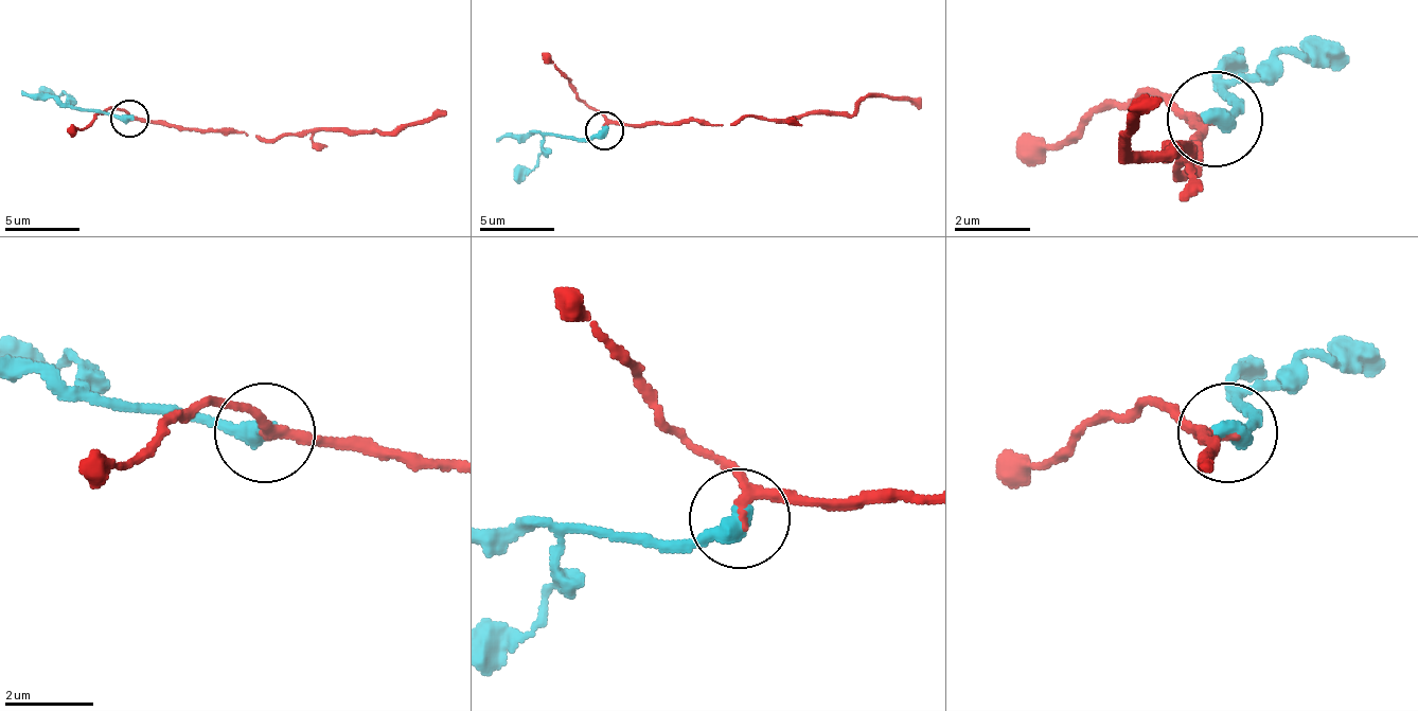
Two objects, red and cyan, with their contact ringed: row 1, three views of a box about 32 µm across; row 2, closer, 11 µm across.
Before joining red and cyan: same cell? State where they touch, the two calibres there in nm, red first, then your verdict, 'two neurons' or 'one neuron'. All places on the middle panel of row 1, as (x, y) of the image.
(604, 130) | 180/460 nm | one neuron

